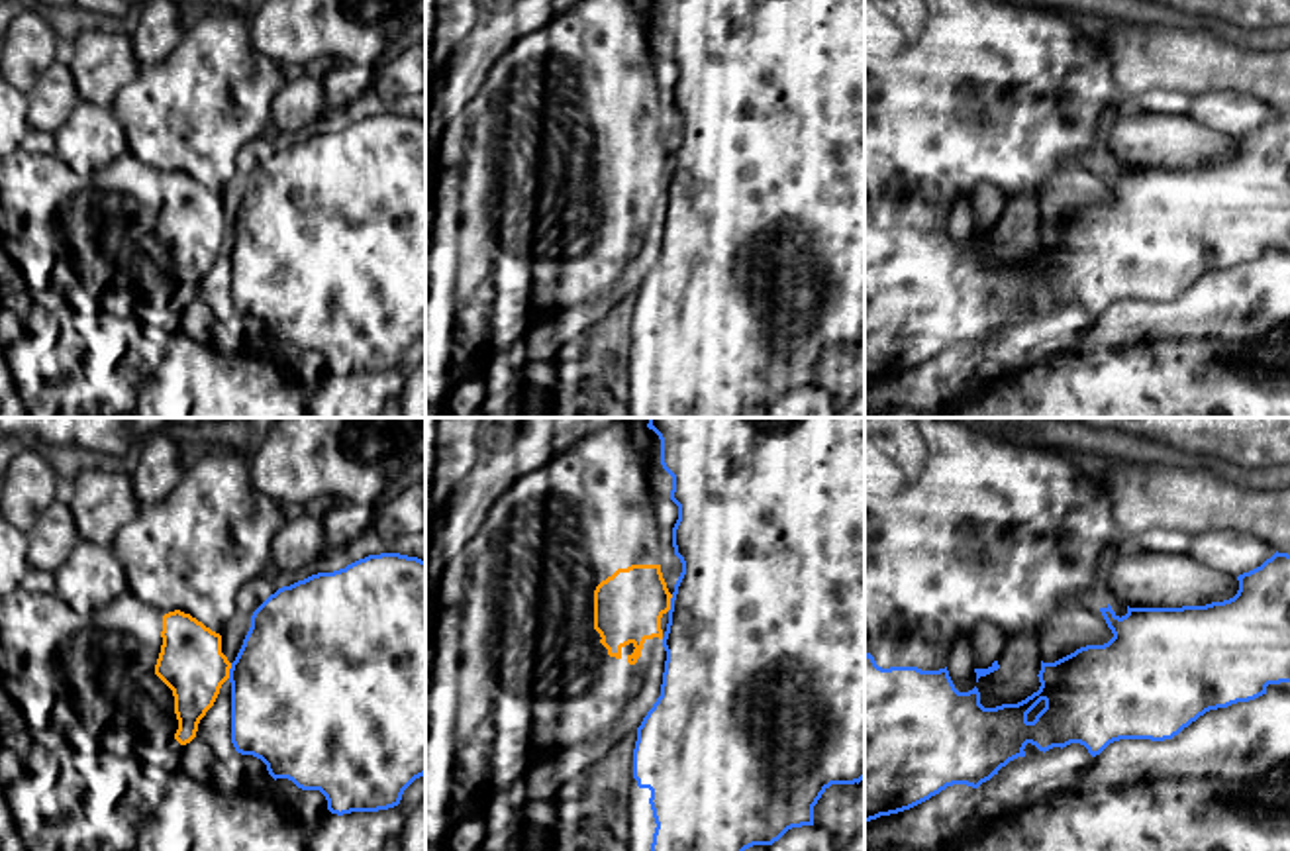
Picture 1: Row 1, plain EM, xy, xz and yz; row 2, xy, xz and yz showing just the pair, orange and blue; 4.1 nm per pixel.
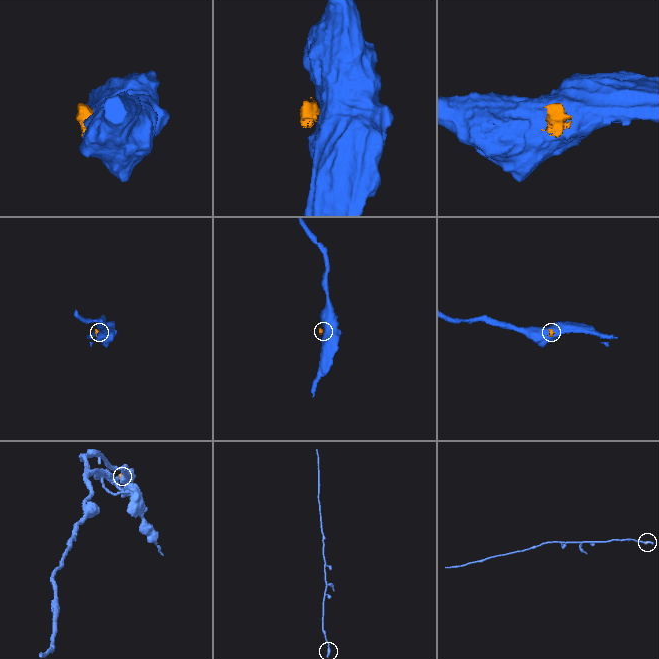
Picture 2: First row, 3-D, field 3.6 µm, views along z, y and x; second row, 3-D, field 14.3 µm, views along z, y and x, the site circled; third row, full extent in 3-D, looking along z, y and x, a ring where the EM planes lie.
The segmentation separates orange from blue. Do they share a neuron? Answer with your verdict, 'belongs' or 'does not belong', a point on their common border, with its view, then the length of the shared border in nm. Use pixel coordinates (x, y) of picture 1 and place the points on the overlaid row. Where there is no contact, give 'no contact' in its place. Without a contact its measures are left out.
does not belong; contact xz (669, 602); length 80 nm

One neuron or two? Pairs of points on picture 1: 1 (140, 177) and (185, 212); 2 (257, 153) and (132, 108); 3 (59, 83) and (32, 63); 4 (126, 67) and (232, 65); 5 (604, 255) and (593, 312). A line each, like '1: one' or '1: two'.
1: one
2: two
3: two
4: two
5: two

